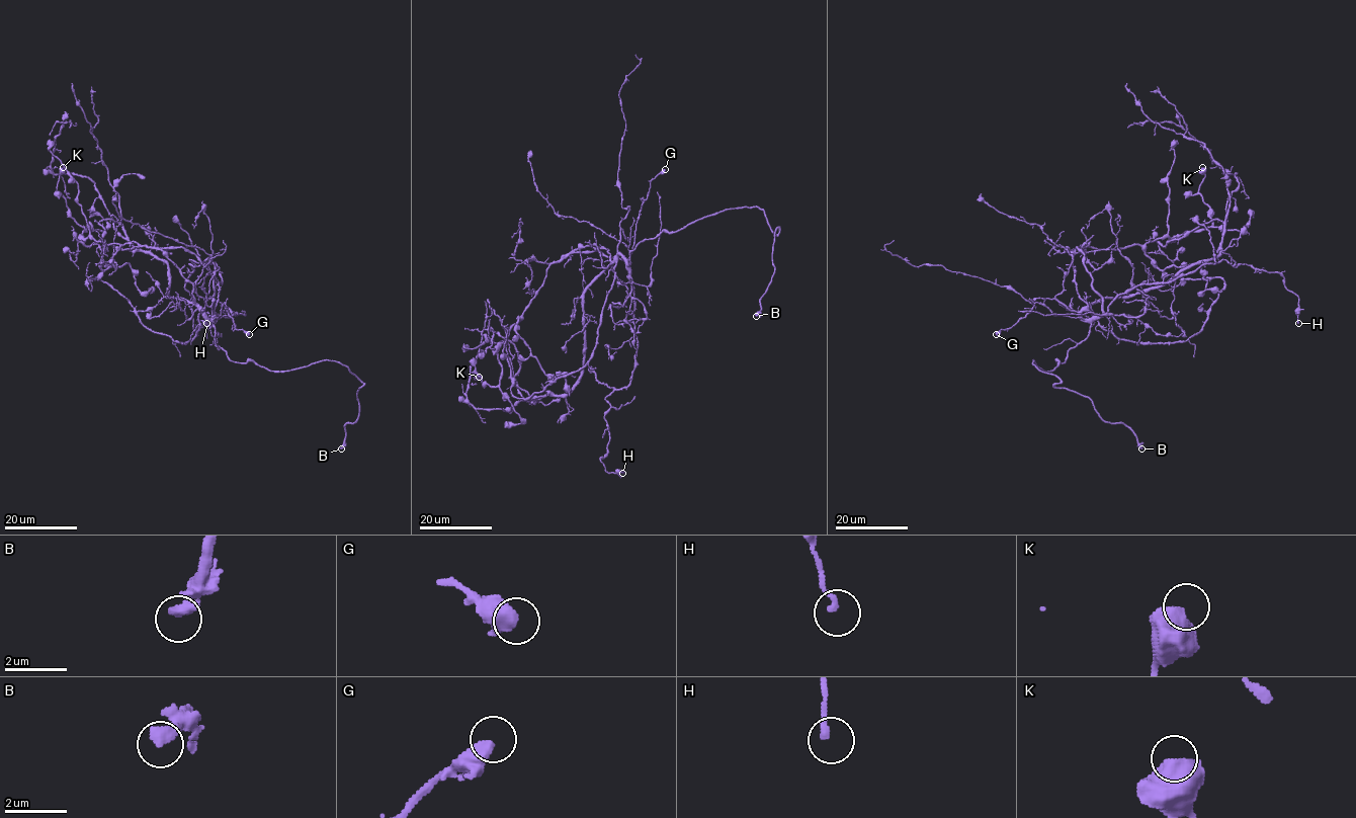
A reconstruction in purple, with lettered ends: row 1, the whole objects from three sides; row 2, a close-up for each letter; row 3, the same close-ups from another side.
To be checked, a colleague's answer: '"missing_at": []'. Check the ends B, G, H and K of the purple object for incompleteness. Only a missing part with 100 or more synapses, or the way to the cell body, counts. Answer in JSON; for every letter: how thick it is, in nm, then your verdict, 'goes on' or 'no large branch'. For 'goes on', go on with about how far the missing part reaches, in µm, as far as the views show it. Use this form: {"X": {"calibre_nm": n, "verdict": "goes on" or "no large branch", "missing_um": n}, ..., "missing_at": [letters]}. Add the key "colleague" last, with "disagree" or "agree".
{"B": {"calibre_nm": 400, "verdict": "goes on", "missing_um": 7}, "G": {"calibre_nm": 400, "verdict": "no large branch"}, "H": {"calibre_nm": 180, "verdict": "no large branch"}, "K": {"calibre_nm": 700, "verdict": "no large branch"}, "missing_at": ["B"], "colleague": "disagree"}

